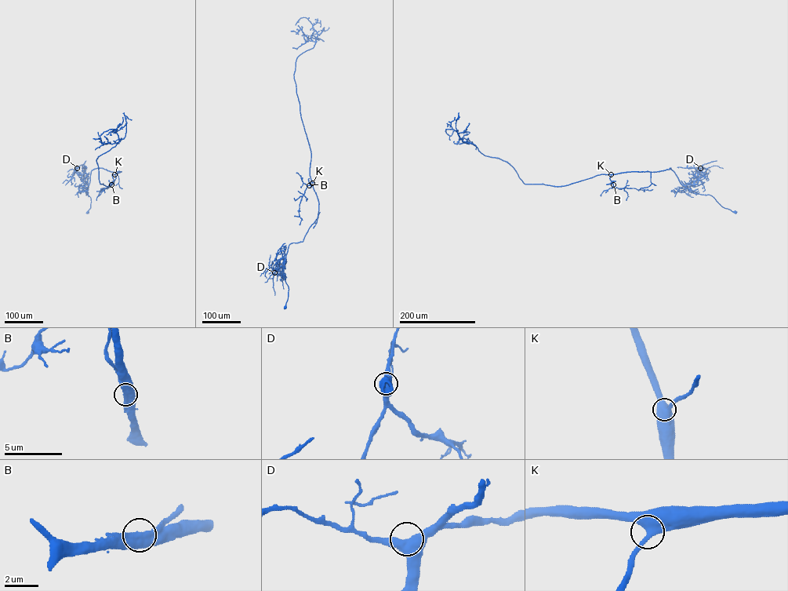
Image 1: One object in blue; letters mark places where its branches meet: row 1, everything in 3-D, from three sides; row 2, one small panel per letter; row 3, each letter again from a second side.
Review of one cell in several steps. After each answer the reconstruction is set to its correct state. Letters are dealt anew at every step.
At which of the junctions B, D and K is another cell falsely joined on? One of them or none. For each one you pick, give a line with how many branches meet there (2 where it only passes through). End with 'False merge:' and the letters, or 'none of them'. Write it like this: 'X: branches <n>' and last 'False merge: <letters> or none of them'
B: branches 2
False merge: B

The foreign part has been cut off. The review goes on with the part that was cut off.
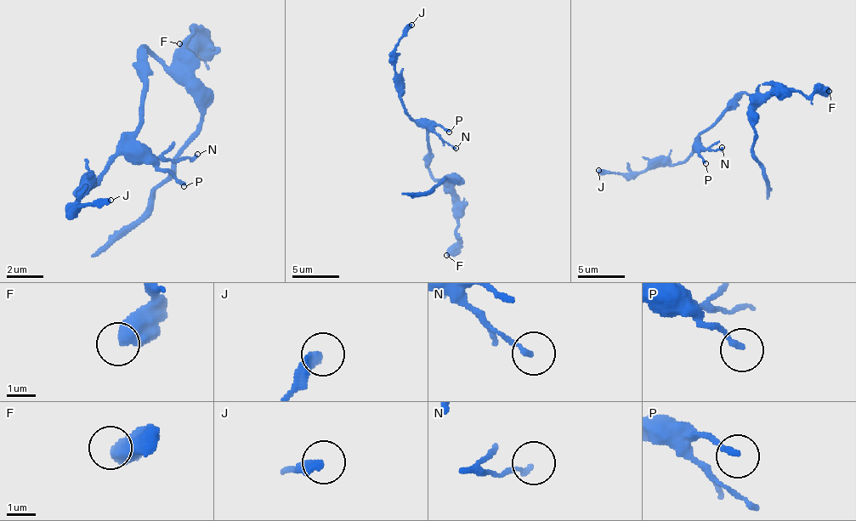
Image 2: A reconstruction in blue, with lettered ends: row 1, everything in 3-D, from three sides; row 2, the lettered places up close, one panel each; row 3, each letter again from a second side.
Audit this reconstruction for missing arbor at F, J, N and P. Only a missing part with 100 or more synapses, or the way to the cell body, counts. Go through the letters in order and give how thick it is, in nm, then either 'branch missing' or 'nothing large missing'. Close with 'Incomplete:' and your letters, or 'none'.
F: 650 nm | nothing large missing
J: 400 nm | nothing large missing
N: 160 nm | nothing large missing
P: 190 nm | nothing large missing
Incomplete: none

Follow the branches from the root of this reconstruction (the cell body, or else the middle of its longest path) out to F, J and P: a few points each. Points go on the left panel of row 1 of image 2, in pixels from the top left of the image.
F: (143, 76), (143, 53), (147, 48), (166, 62), (193, 43), (197, 43), (197, 53), (197, 48), (179, 43)
J: (143, 76), (143, 126), (96, 177), (96, 181), (78, 195), (78, 204), (105, 204), (110, 200)
P: (143, 76), (143, 126), (138, 131), (138, 140), (184, 186)

